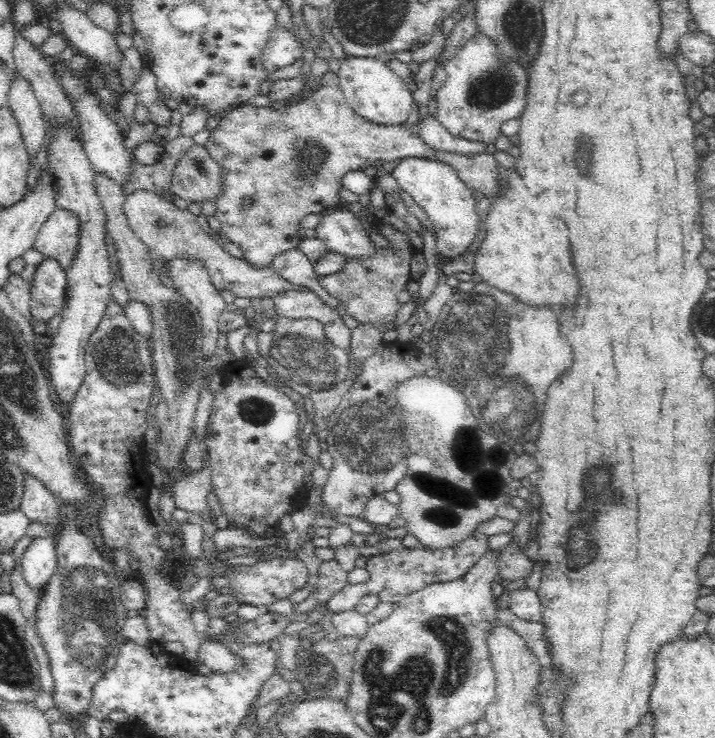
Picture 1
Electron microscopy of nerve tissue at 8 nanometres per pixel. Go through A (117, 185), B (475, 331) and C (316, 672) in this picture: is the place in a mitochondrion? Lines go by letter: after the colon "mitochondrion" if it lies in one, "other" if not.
A: other
B: mitochondrion
C: mitochondrion

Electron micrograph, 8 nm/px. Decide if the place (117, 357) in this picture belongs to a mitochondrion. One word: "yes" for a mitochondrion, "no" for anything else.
yes

